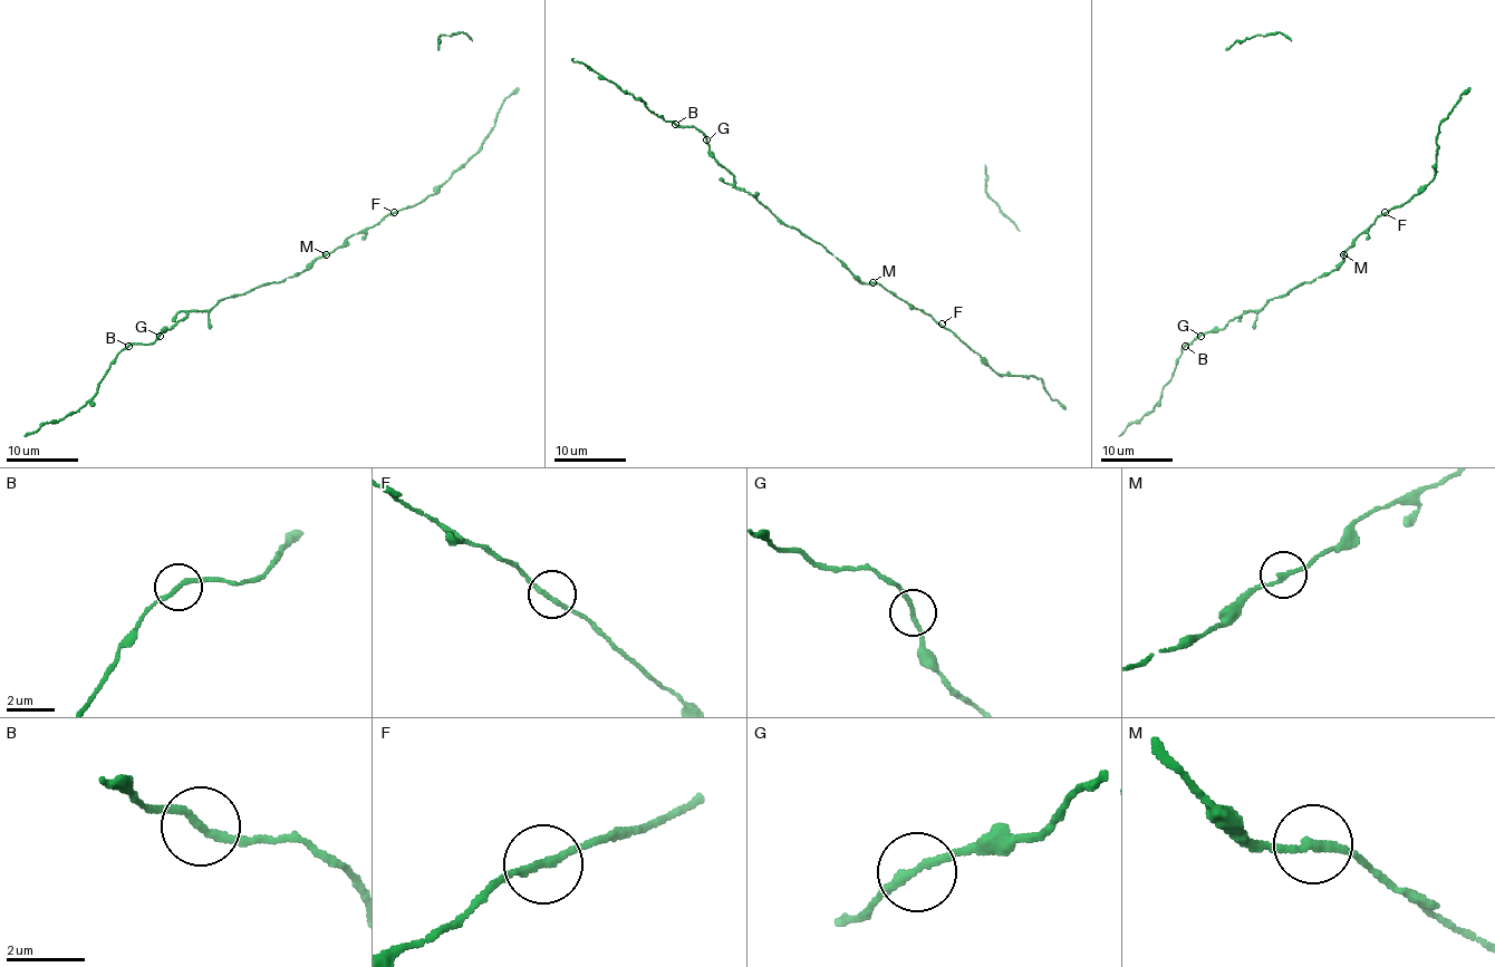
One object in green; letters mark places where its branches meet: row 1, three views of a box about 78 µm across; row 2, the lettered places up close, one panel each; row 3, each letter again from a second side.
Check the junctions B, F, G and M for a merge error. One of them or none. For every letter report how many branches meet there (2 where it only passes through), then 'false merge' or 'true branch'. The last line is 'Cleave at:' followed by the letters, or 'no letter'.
B: 2 branches meet; false merge
F: 2 branches meet; true branch
G: 2 branches meet; true branch
M: 2 branches meet; true branch
Cleave at: B

